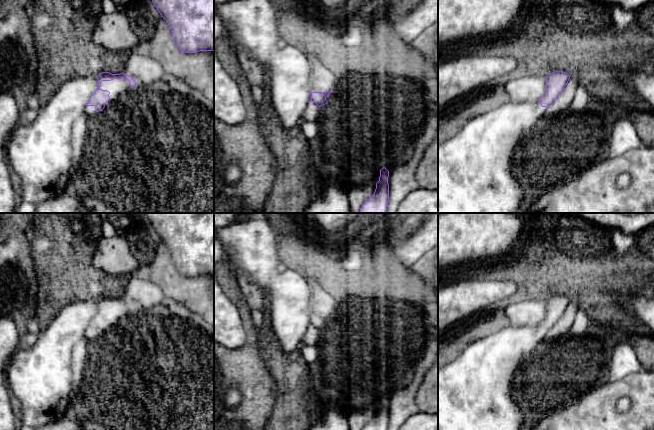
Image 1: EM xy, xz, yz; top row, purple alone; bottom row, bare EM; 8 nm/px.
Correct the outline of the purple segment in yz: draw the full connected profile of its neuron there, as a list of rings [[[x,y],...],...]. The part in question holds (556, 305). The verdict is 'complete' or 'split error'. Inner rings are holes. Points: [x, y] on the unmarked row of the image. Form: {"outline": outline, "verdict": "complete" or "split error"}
{"outline": [[[554,295],[546,301],[546,316],[539,326],[506,327],[471,344],[452,362],[438,369],[438,430],[529,430],[516,394],[516,379],[525,370],[538,343],[563,316],[570,299]]], "verdict": "split error"}

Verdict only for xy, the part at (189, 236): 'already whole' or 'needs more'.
already whole

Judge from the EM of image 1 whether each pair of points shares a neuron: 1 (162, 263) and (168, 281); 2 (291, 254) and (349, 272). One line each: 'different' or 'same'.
1: same
2: same

